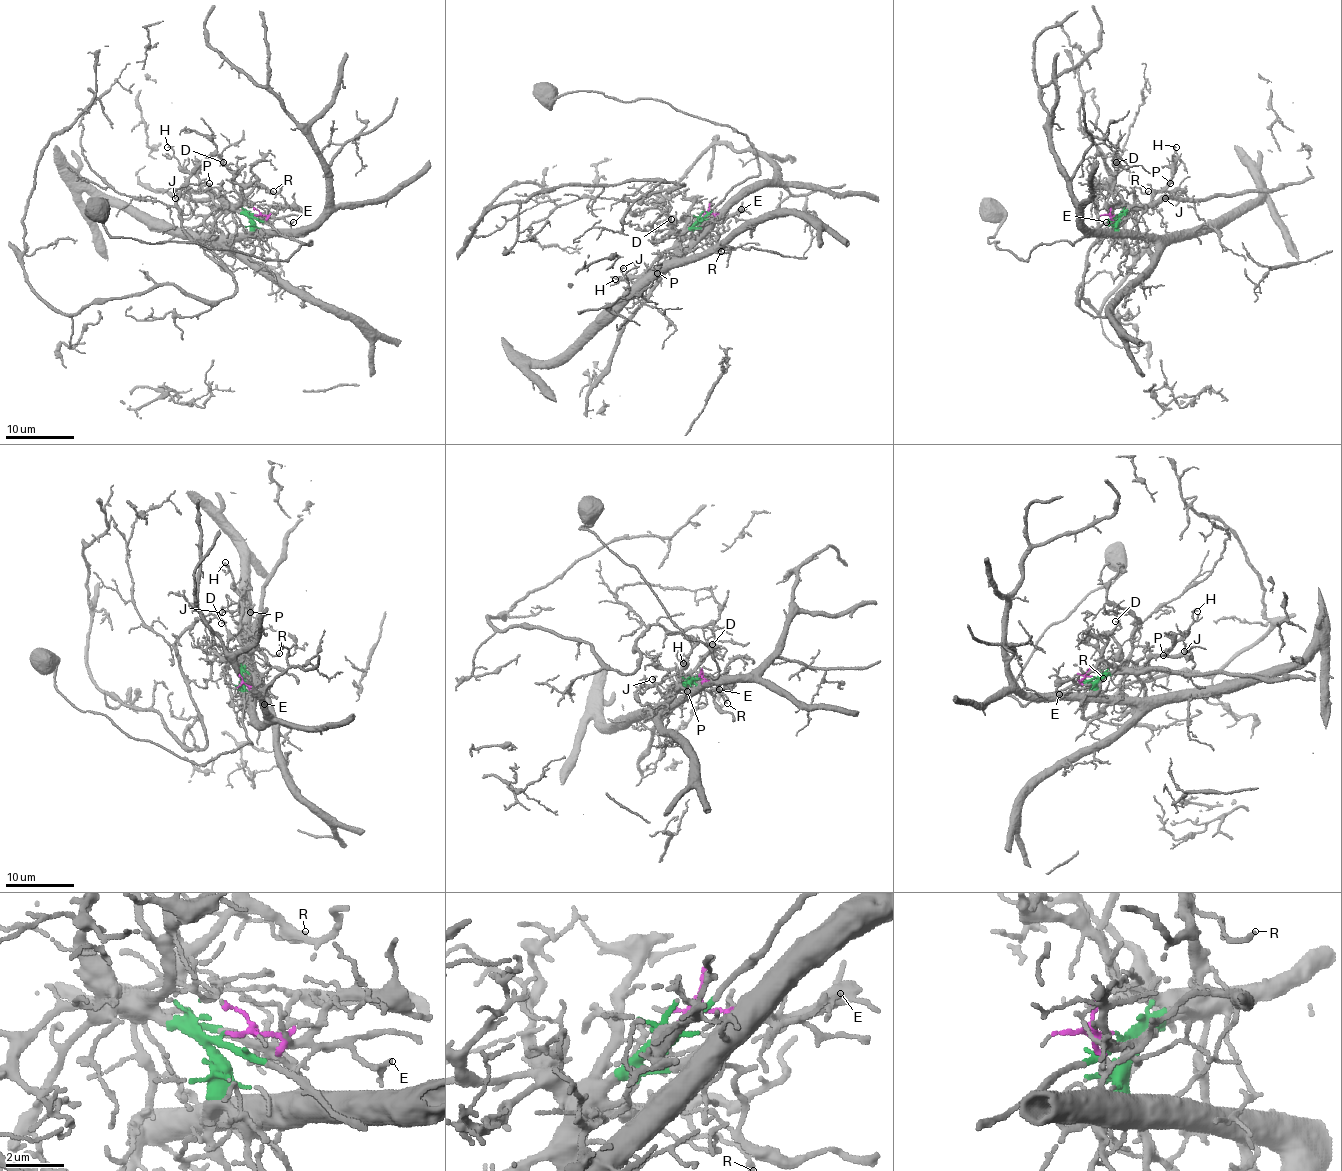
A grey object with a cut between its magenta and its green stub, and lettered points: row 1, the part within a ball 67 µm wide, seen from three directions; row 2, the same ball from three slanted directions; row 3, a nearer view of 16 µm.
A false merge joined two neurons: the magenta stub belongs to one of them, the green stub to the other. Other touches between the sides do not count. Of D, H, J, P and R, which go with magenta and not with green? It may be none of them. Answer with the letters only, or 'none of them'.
none of them

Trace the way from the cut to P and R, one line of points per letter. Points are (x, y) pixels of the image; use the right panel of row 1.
P: (1116, 214), (1121, 216), (1145, 206), (1169, 180), (1169, 183)
R: (1116, 214), (1121, 216), (1132, 206), (1135, 187), (1142, 192), (1149, 190)

